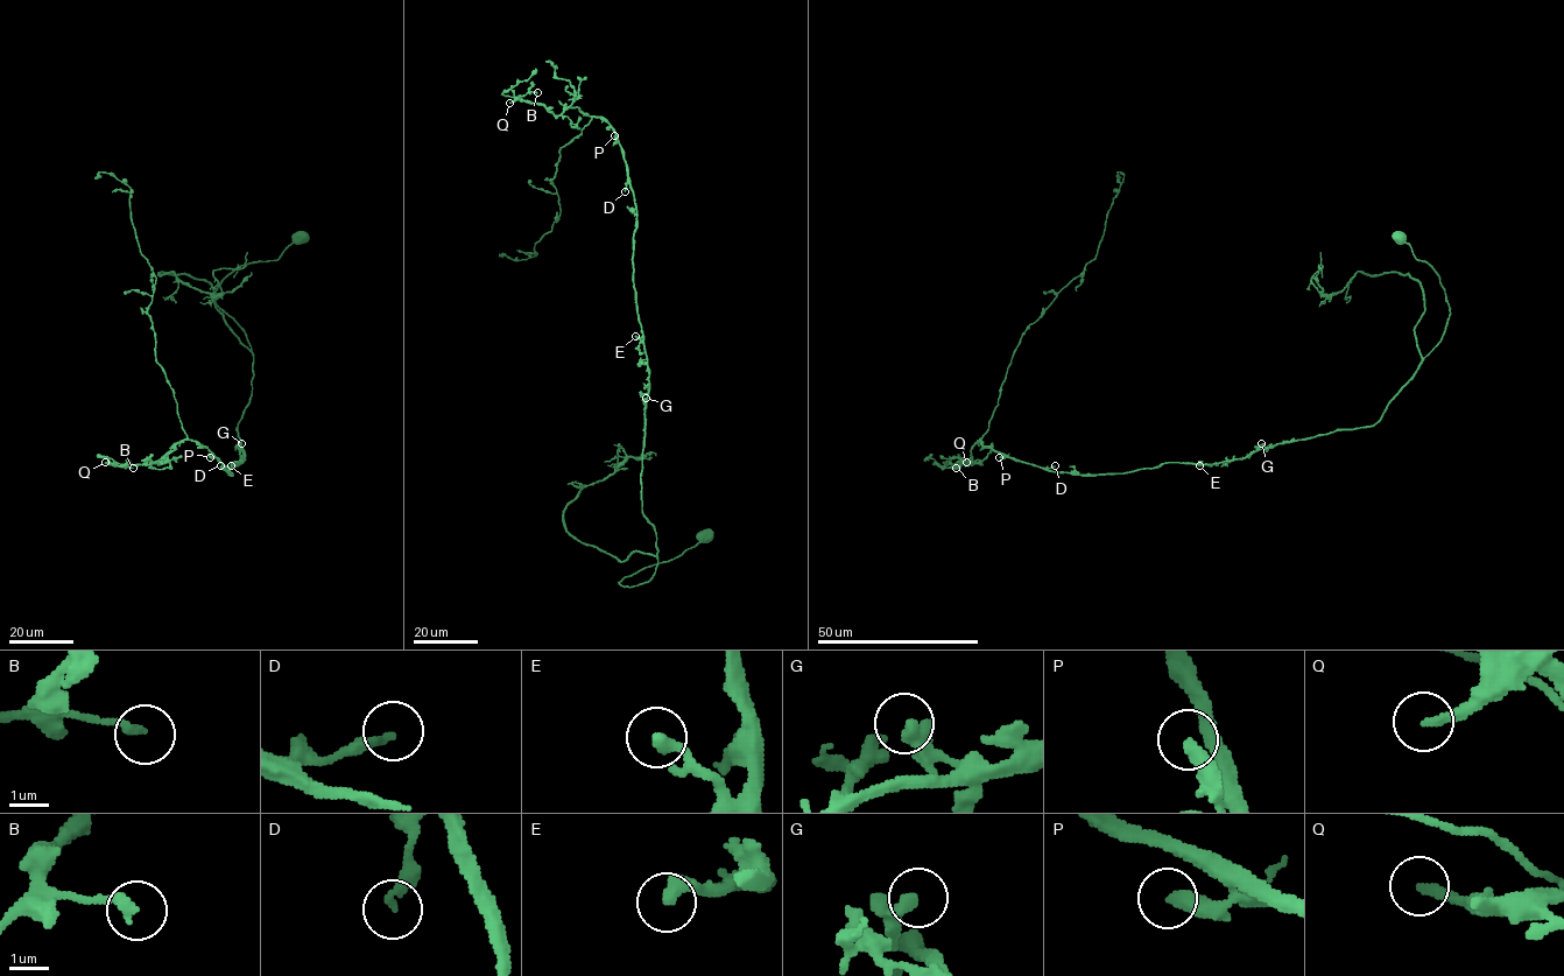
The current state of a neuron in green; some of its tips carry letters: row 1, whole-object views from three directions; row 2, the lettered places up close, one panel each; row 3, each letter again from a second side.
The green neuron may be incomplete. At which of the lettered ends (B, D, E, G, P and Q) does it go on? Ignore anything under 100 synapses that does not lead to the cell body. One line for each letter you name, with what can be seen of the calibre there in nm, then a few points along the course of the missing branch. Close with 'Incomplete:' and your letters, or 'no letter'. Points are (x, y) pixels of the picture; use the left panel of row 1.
Q: 240 nm | (105, 462), (82, 469), (79, 486), (41, 460), (18, 463), (12, 481), (47, 468)
Incomplete: Q

